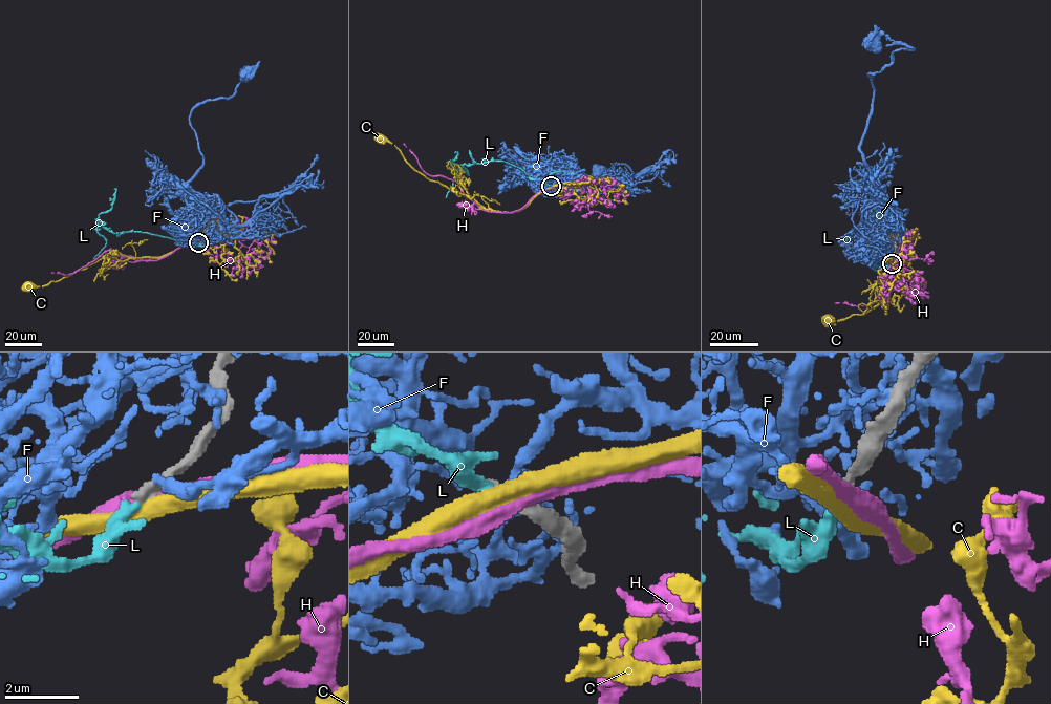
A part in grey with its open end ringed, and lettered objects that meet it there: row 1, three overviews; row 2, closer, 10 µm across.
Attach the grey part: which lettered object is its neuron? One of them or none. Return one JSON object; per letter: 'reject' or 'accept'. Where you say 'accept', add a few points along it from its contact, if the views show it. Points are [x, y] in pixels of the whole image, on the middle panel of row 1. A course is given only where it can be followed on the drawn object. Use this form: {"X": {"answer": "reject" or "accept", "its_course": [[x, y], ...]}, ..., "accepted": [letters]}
{"C": {"answer": "reject"}, "F": {"answer": "reject"}, "H": {"answer": "reject"}, "L": {"answer": "accept", "its_course": [[551, 187], [503, 161], [467, 165], [451, 162], [450, 166], [450, 162], [458, 168], [446, 197]]}, "accepted": ["L"]}

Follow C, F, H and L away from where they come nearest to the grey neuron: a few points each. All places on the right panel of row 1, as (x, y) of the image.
C: (892, 263), (912, 271), (925, 282), (920, 283), (903, 276), (877, 304), (862, 315), (828, 320)
F: (892, 262), (876, 244), (877, 183), (860, 143), (873, 103), (869, 73), (908, 47), (884, 34), (869, 42)
H: (893, 262), (910, 271), (925, 288), (921, 282), (898, 280), (887, 272), (873, 303), (835, 303)
L: (892, 263), (880, 264), (858, 252), (863, 251), (860, 233), (859, 249), (867, 264), (906, 284)

